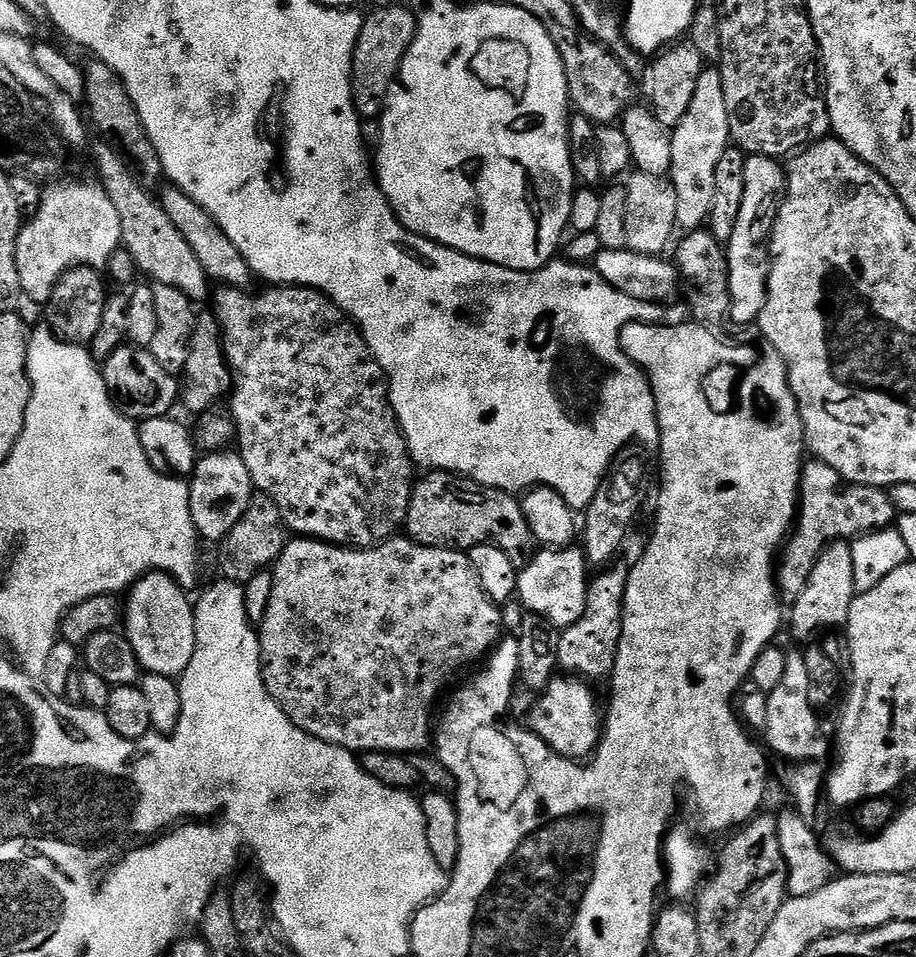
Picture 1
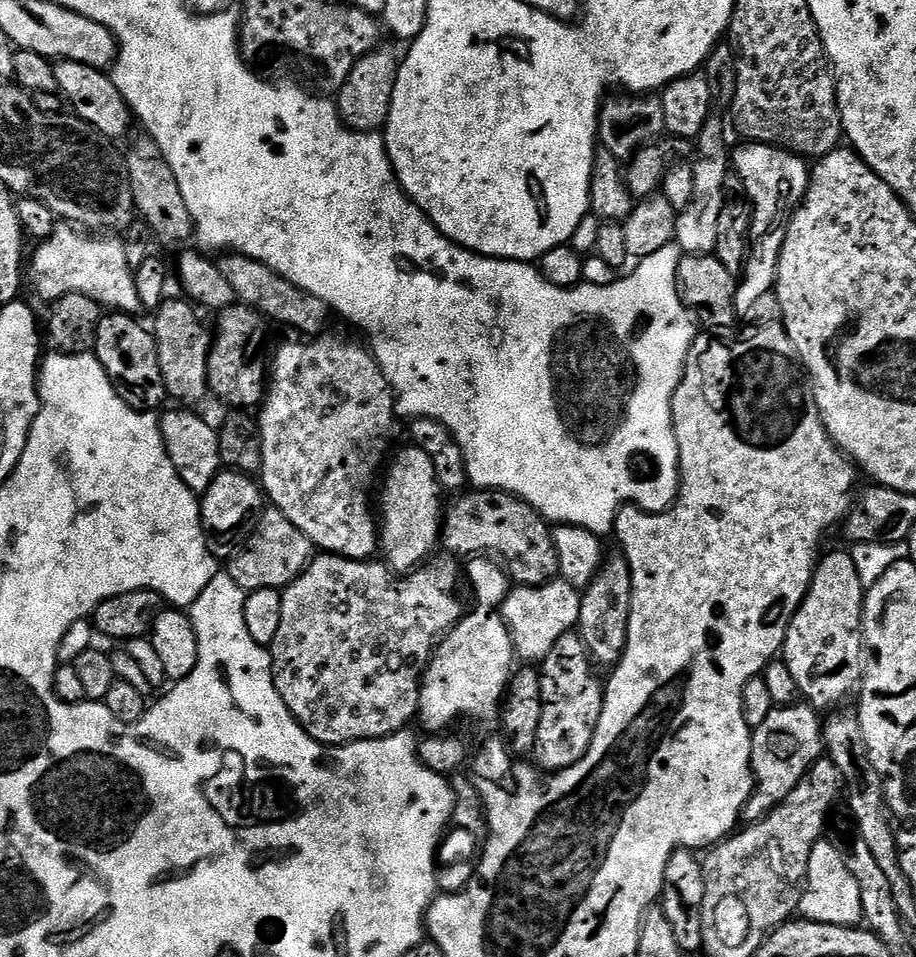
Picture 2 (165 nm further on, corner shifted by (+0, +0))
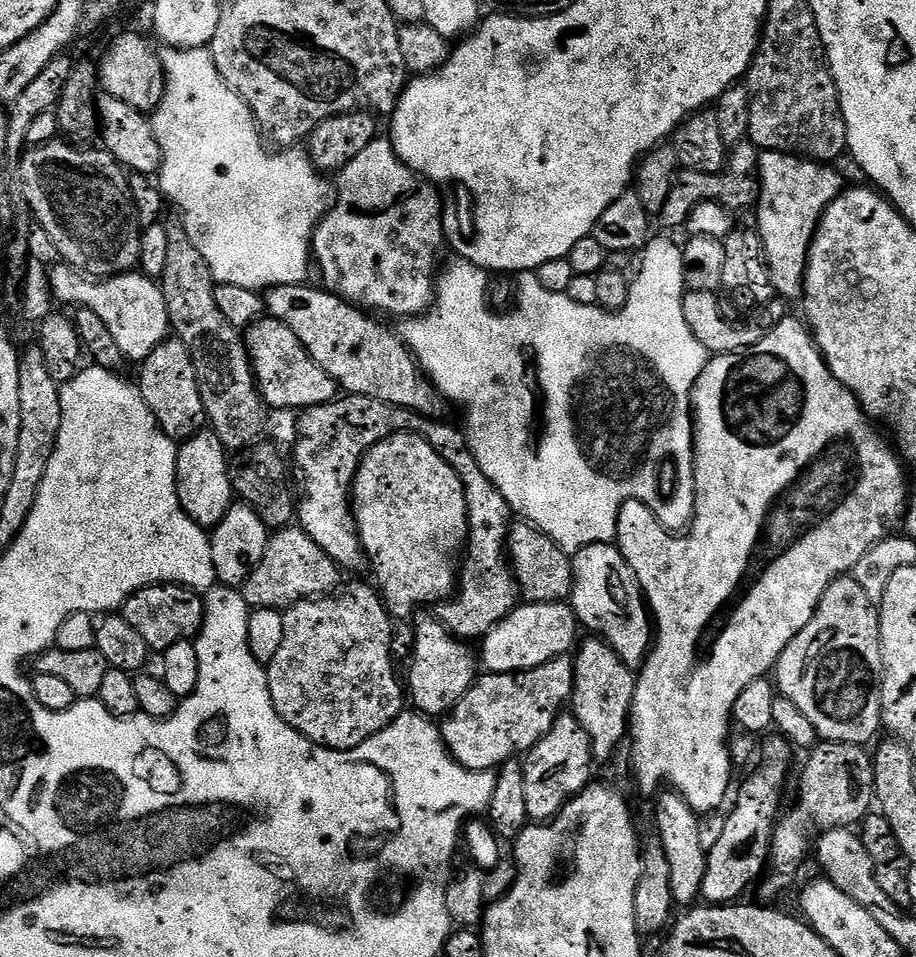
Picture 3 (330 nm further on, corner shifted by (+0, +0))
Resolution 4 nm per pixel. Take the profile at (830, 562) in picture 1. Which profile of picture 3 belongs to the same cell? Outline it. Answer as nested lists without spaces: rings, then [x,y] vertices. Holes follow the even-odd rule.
[[[845,574],[838,577],[834,582],[830,582],[830,586],[822,594],[822,598],[818,602],[818,606],[814,610],[808,625],[782,650],[780,659],[774,665],[774,676],[775,672],[774,684],[778,689],[779,695],[790,698],[790,702],[794,702],[794,706],[798,706],[798,710],[802,710],[802,714],[806,714],[806,718],[810,718],[810,722],[814,722],[814,730],[821,741],[833,740],[834,742],[846,742],[847,744],[871,745],[870,742],[875,738],[876,731],[881,731],[882,728],[880,718],[880,683],[884,673],[884,663],[882,662],[882,646],[880,645],[880,613],[877,605],[866,594],[866,590],[862,590],[862,586],[858,586],[858,582],[851,574]]]

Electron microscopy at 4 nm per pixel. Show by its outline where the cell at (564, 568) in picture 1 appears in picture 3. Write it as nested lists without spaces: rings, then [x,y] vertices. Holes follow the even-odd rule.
[[[521,603],[513,608],[505,620],[495,624],[487,636],[483,637],[483,667],[489,672],[525,672],[534,666],[550,662],[555,656],[569,655],[577,643],[576,628],[578,629],[576,613],[567,603]]]

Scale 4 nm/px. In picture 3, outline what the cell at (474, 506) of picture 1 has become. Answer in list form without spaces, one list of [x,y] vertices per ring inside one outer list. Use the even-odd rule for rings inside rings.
[[[531,522],[513,523],[506,537],[506,551],[519,595],[527,603],[558,604],[571,597],[572,561],[569,553],[563,552],[541,528]]]

